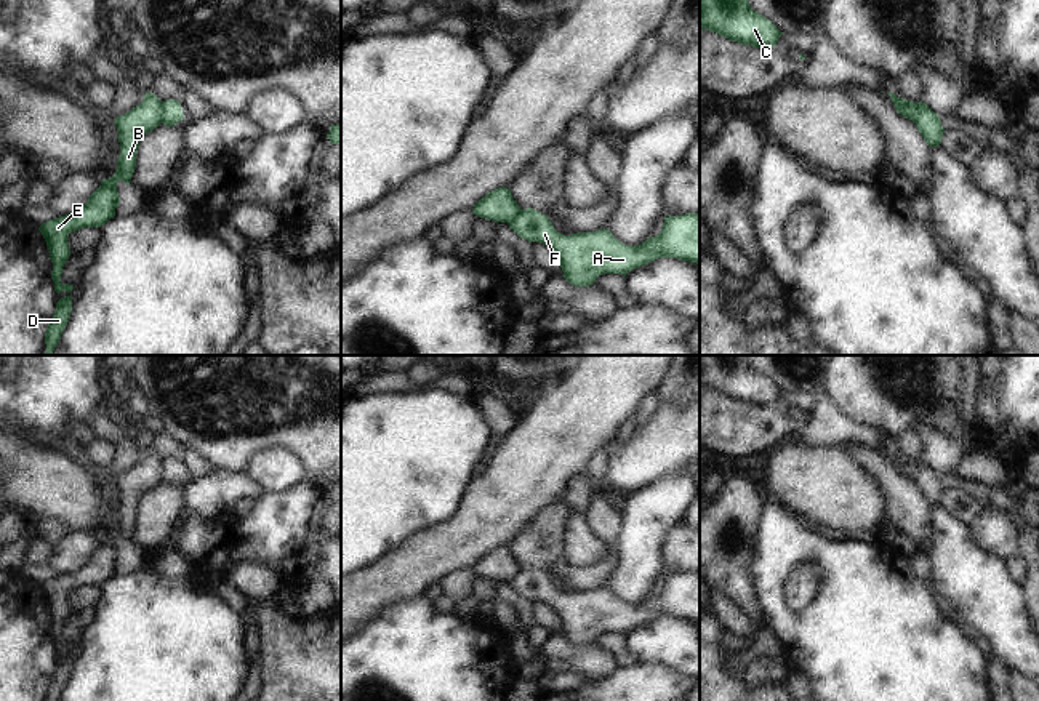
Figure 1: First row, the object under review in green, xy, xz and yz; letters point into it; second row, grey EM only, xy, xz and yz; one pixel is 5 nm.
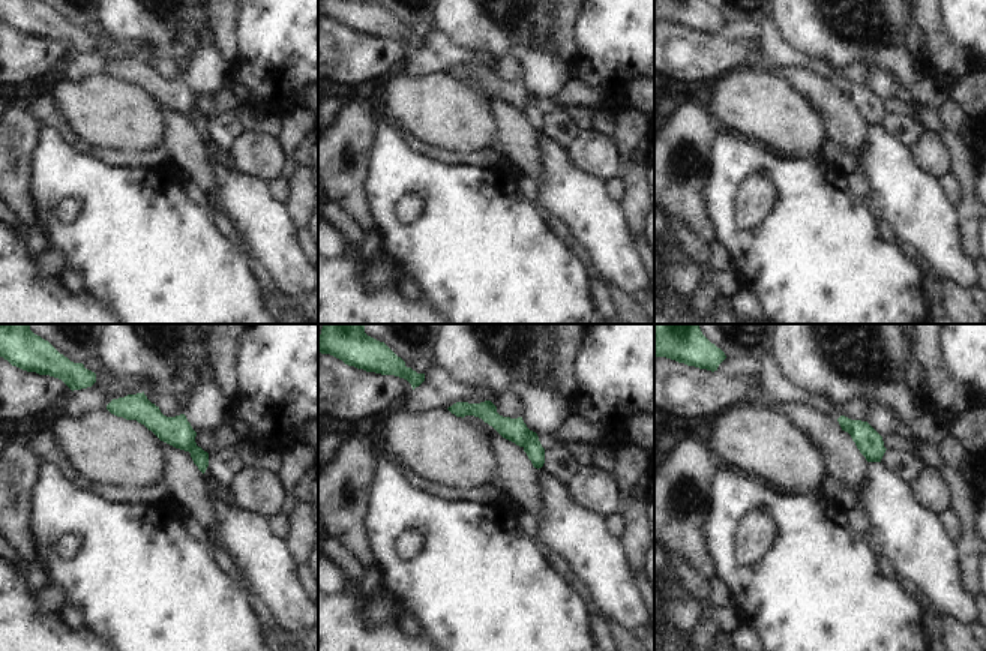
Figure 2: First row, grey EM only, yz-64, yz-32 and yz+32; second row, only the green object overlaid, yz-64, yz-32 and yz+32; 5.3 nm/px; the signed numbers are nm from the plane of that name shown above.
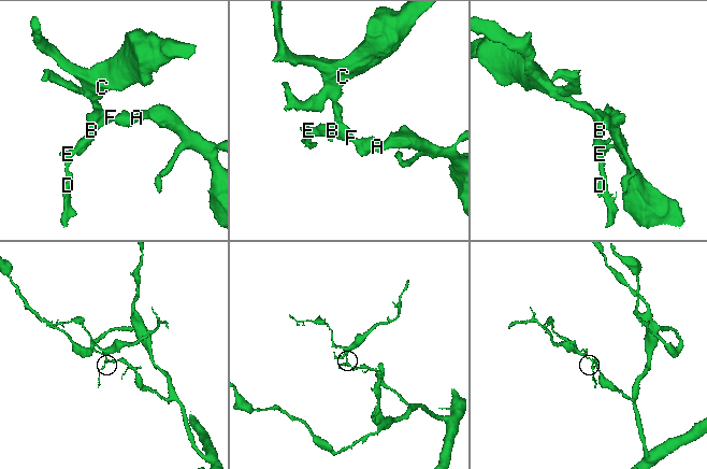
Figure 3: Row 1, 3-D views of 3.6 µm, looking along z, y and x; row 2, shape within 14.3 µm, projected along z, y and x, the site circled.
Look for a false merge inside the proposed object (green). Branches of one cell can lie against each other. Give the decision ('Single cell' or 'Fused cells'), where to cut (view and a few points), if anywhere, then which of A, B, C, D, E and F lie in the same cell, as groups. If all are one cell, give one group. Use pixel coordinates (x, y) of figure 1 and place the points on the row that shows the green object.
Fused cells. Split along xy (164, 103), (159, 122). Groups: A F / B C D E.

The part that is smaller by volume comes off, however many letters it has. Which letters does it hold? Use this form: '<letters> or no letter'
B, C, D, E.

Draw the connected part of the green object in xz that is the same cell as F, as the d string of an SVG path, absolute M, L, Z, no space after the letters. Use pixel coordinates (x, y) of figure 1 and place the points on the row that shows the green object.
M533 208L507 222L520 237L540 242L557 254L564 278L575 286L594 285L602 274L621 274L658 258L677 258L700 264L700 213L664 218L661 232L640 245L624 245L607 229L596 232L559 234L549 218Z

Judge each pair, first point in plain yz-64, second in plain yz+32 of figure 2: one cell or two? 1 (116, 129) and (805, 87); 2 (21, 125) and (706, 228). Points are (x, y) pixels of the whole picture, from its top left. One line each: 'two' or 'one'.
1: two
2: one

